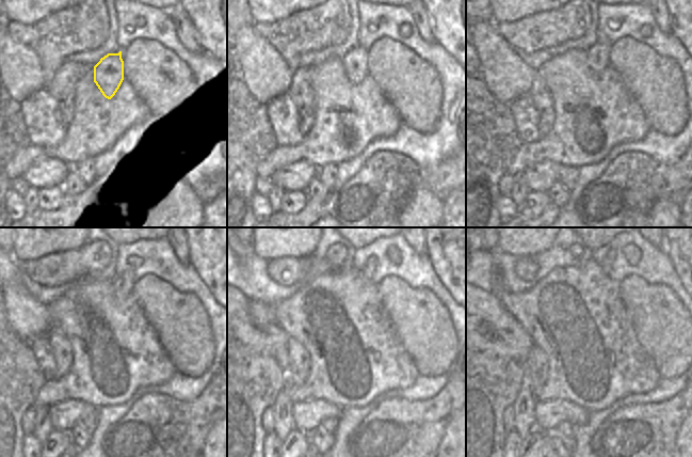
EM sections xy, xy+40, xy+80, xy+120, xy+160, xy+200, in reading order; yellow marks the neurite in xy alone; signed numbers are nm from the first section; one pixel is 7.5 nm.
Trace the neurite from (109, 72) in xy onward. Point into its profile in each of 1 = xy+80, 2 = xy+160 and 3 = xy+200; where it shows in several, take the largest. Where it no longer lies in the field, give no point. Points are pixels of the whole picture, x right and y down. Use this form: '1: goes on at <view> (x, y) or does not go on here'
1: goes on at xy+80 (598, 56)
2: goes on at xy+160 (371, 262)
3: goes on at xy+200 (608, 261)

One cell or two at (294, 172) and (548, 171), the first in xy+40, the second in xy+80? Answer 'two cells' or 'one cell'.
one cell

